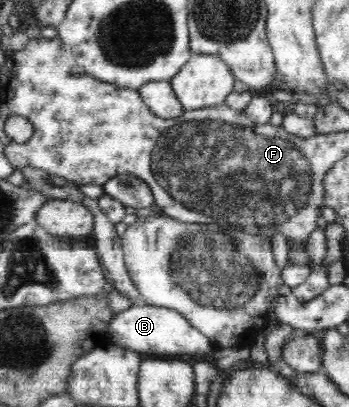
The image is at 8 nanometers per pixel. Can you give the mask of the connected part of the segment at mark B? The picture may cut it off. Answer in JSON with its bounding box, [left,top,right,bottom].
[106,305,214,355]

